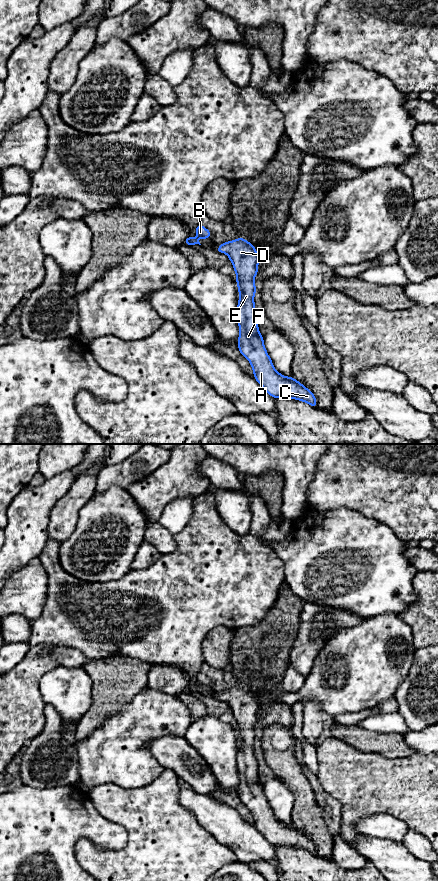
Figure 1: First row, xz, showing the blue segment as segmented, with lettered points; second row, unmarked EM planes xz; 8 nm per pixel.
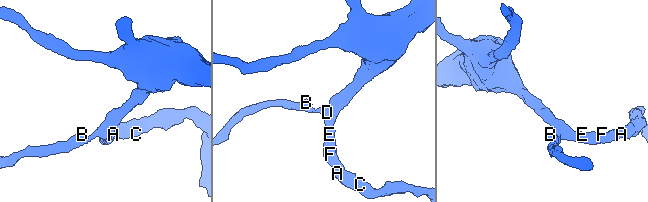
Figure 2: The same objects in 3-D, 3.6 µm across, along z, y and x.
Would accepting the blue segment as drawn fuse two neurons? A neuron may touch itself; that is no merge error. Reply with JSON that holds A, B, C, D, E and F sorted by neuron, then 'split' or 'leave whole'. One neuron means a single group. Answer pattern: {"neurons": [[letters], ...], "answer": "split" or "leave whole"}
{"neurons": [["A", "B", "C", "D", "E", "F"]], "answer": "leave whole"}

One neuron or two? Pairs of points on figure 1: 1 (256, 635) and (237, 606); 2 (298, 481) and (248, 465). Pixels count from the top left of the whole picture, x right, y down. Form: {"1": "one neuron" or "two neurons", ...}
{"1": "two neurons", "2": "one neuron"}

